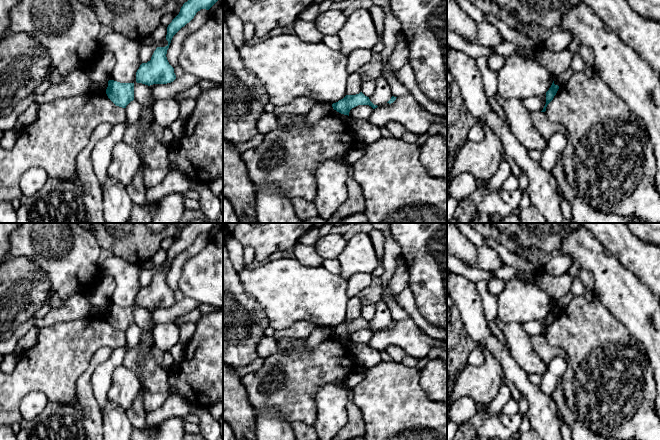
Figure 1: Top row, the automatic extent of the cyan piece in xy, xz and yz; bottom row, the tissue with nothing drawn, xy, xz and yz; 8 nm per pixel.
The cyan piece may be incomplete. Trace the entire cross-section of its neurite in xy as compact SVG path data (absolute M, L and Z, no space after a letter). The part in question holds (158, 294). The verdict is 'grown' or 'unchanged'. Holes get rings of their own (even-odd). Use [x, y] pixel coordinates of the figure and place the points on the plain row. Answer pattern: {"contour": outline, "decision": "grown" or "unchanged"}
{"contour": "M189 223L183 228L179 238L167 251L166 264L168 269L157 271L151 284L142 287L136 296L136 306L145 309L167 308L176 303L174 292L169 288L166 278L173 260L187 247L189 247L196 237L201 233L209 234L217 223Z", "decision": "unchanged"}

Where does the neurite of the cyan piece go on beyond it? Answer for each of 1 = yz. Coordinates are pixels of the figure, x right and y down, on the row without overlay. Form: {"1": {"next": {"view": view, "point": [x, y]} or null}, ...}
{"1": {"next": null}}

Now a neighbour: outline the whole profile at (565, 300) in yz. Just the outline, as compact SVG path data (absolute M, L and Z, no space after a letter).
M568 293L565 296L563 296L562 298L560 298L556 303L555 303L555 307L561 311L563 310L573 299L574 295L572 293Z

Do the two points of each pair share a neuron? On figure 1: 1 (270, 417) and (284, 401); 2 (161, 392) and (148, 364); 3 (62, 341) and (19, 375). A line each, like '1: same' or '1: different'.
1: different
2: same
3: same

